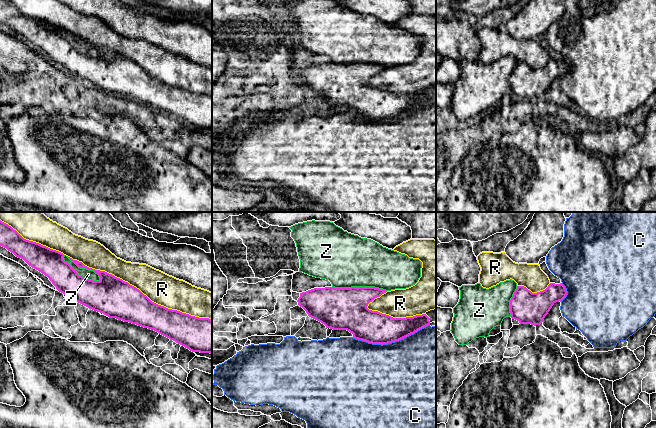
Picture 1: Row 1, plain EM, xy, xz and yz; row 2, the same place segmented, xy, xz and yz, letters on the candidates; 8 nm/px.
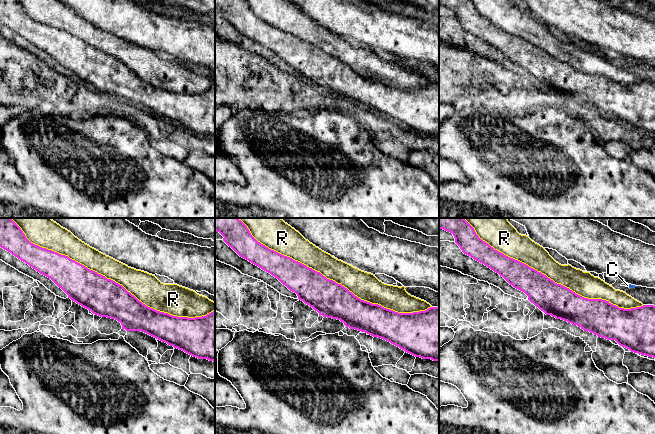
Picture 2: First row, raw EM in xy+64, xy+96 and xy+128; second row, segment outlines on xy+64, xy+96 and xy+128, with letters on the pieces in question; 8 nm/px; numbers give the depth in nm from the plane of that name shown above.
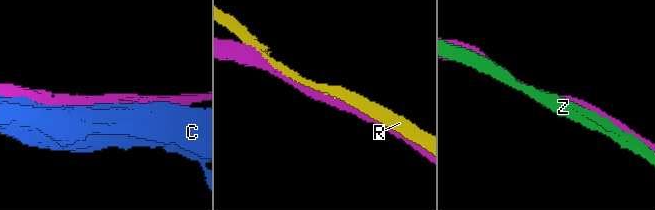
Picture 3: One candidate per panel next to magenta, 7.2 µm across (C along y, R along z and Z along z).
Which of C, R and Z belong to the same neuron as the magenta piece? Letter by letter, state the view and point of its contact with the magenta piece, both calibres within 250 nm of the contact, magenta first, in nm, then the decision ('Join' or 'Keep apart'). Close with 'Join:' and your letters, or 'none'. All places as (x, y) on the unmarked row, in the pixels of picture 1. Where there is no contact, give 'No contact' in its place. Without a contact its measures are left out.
C: Touches magenta at xz (390, 118). Thickness 260 nm (magenta) against 500 nm. Keep apart
R: Touches magenta at xy (138, 65). Thickness 320 nm (magenta) against 260 nm. Keep apart
Z: Touches magenta at xy (80, 52). Thickness 260 nm (magenta) against 80 nm. Keep apart
Join: none

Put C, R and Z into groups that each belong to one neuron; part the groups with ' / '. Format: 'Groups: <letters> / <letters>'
Groups: C / R Z

